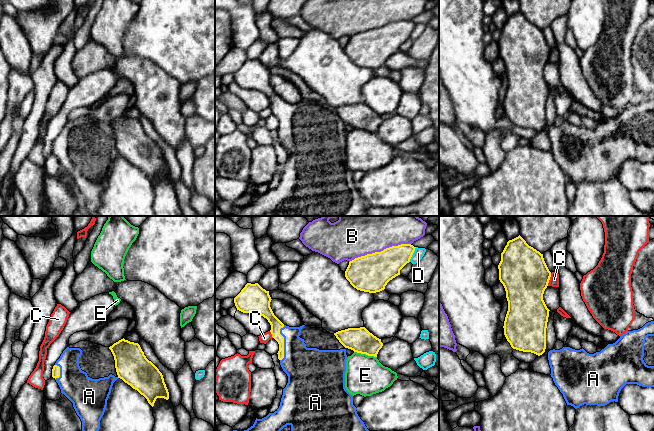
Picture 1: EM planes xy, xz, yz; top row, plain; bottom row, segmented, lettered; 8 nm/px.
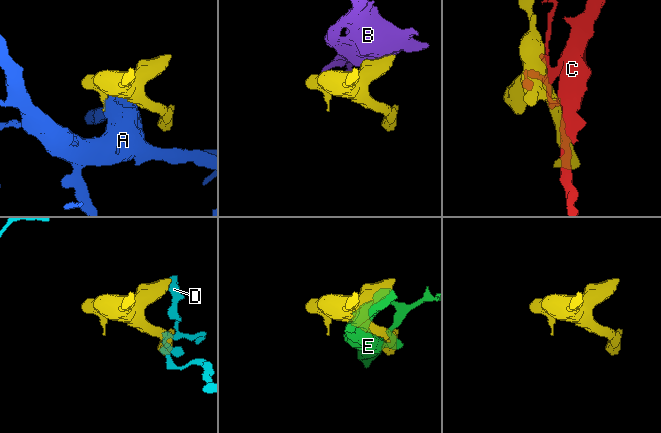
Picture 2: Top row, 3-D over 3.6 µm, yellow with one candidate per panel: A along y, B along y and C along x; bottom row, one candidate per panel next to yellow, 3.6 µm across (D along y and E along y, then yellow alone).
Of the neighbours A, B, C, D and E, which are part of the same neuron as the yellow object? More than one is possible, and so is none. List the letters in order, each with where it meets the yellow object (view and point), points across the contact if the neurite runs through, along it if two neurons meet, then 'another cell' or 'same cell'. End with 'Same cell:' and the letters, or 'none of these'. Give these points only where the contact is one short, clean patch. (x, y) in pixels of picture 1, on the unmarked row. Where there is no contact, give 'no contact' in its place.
A: meets yellow in xz at (283, 119); same cell
B: meets yellow in xz at (379, 28); another cell
C: meets yellow in yz at (549, 55); another cell
D: meets yellow in xz at (412, 30); border along xz (416, 23), (409, 37); another cell
E: meets yellow in xz at (365, 129); another cell
Same cell: A

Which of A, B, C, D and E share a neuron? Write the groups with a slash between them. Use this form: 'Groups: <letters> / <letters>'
Groups: A / B / C / D / E

